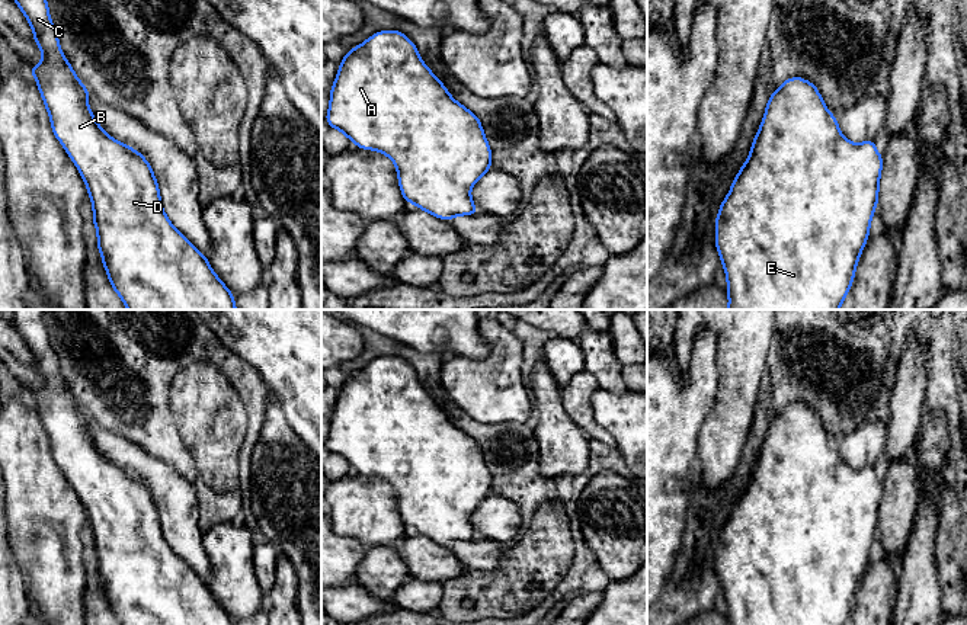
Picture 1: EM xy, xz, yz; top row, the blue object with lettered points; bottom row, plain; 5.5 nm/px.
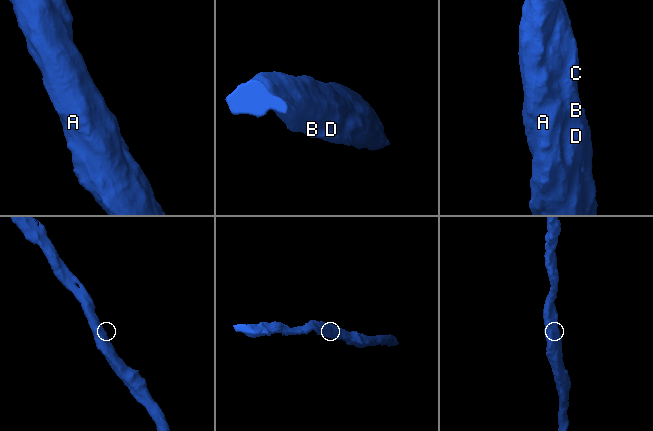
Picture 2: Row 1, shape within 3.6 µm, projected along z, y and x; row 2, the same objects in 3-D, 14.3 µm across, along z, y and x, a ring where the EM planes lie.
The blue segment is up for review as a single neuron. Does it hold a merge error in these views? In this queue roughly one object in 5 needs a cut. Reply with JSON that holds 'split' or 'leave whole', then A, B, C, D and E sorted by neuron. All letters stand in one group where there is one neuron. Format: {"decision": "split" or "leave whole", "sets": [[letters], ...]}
{"decision": "leave whole", "sets": [["A", "B", "C", "D", "E"]]}

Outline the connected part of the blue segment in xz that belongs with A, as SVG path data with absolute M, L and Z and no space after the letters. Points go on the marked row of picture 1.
M382 31L348 51L330 90L326 115L358 148L375 150L396 164L404 201L449 221L478 214L470 190L491 169L491 150L480 119L452 99L398 31Z

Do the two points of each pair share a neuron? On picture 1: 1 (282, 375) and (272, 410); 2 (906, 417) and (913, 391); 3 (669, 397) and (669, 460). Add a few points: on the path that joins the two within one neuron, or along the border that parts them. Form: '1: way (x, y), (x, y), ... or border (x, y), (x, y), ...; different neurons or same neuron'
1: border (269, 393), (281, 406), (284, 419), (291, 429); different neurons
2: way (908, 412), (908, 397); same neuron
3: way (669, 413), (669, 444); same neuron

